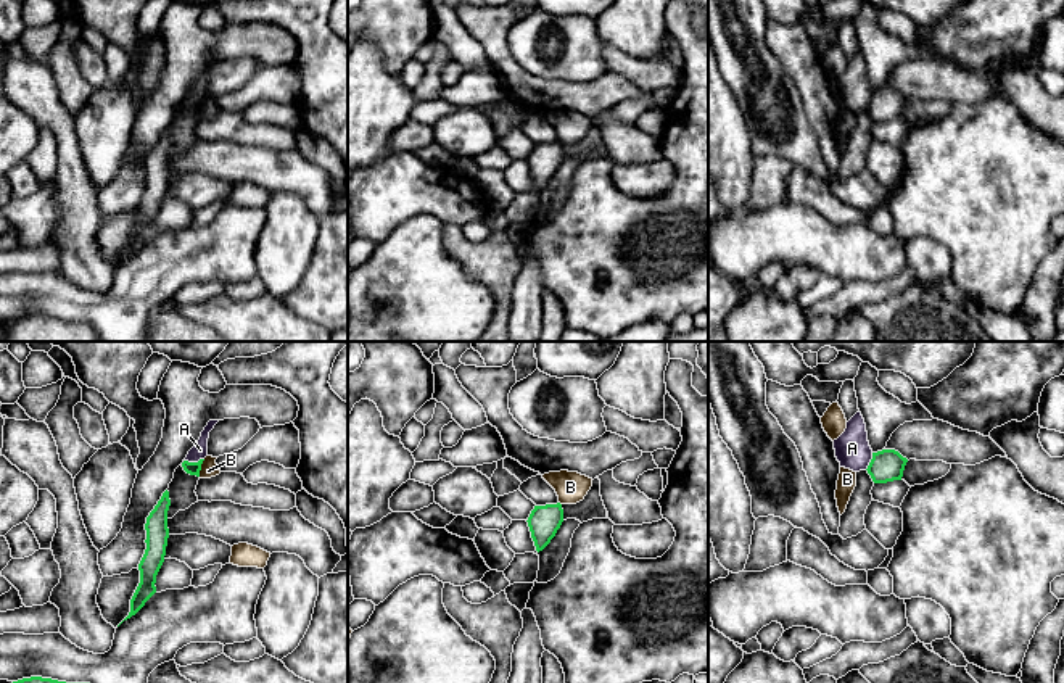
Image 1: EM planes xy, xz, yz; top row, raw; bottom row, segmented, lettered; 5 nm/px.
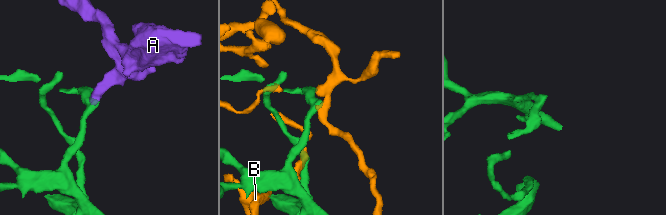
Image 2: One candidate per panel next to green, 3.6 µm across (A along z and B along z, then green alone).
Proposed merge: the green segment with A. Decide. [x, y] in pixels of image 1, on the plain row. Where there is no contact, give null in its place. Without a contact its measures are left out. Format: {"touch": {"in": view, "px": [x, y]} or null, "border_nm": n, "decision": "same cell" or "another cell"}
{"touch": {"in": "xy", "px": [193, 102]}, "border_nm": 110, "decision": "another cell"}

